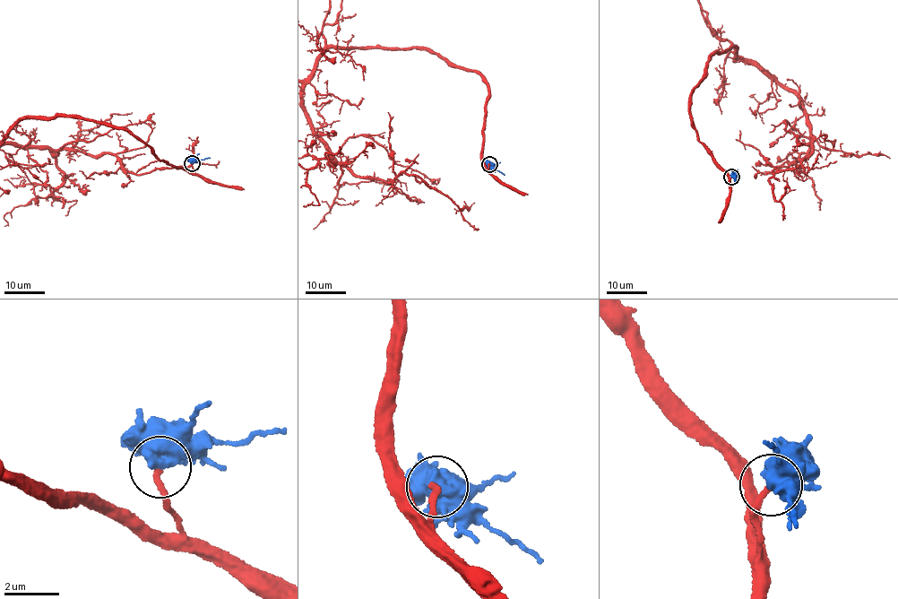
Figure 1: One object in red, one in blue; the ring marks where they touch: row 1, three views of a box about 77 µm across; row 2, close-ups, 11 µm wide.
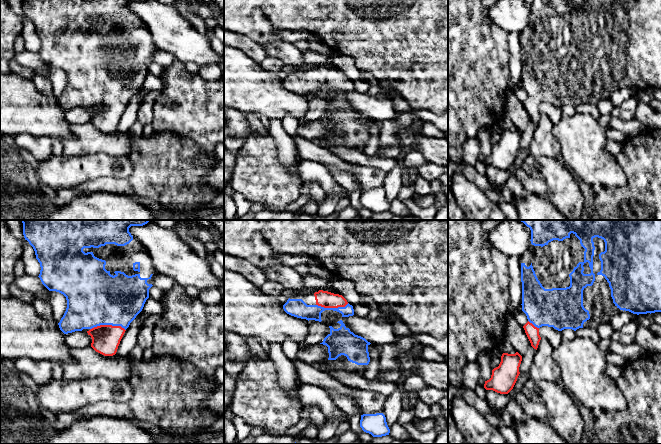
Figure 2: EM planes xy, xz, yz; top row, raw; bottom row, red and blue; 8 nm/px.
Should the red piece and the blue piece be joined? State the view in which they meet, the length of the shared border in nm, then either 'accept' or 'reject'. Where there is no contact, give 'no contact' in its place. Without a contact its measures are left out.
xy | 280 nm | accept

